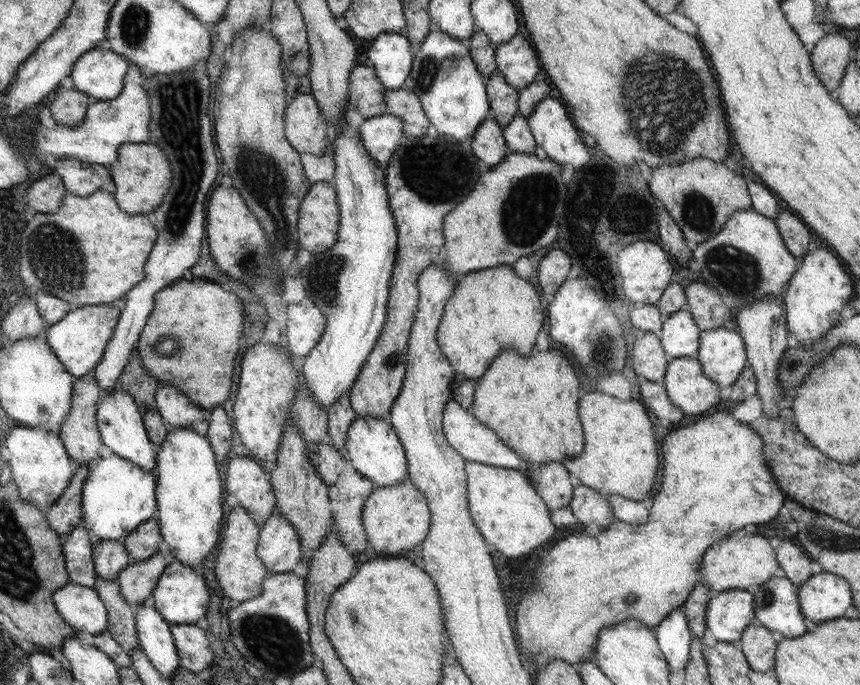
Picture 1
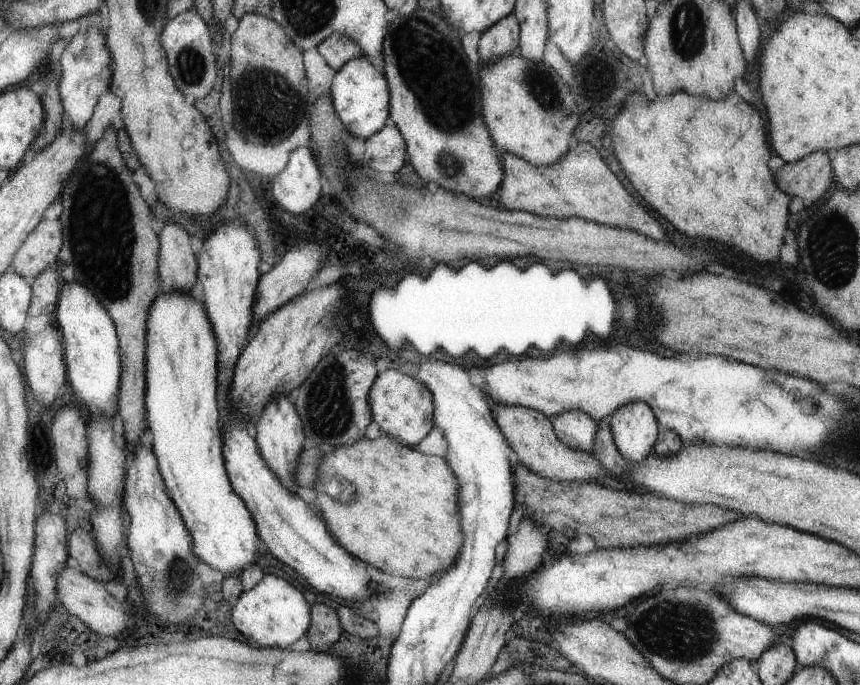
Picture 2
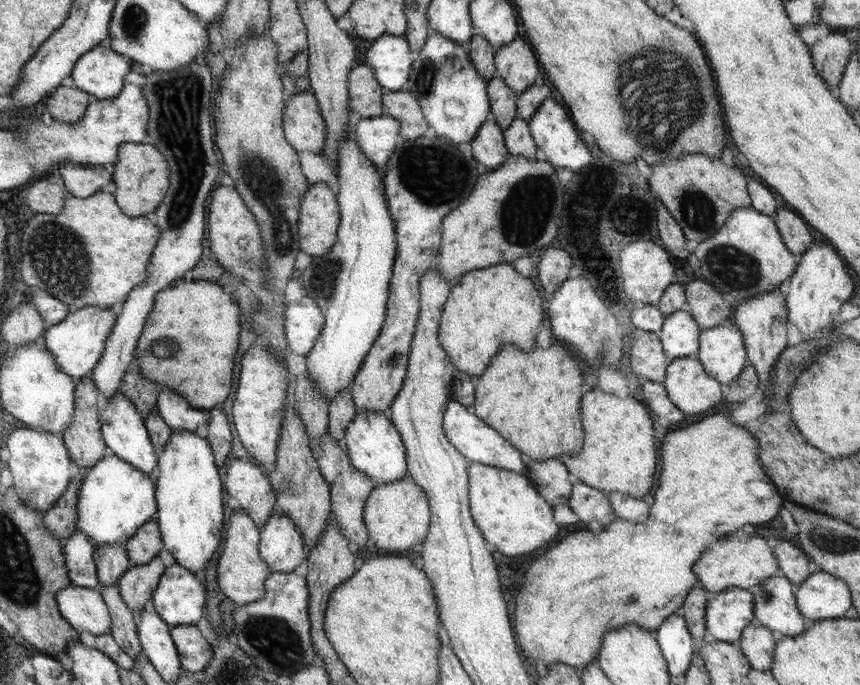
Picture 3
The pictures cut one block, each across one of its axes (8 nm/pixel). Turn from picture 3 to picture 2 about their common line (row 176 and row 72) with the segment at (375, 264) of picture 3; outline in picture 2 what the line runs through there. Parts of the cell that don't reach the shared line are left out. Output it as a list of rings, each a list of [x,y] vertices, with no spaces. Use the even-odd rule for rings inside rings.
[[[362,55],[349,61],[337,70],[331,84],[331,99],[337,110],[337,117],[345,125],[349,134],[369,139],[386,126],[388,118],[388,87],[384,76],[370,64],[368,56]]]

